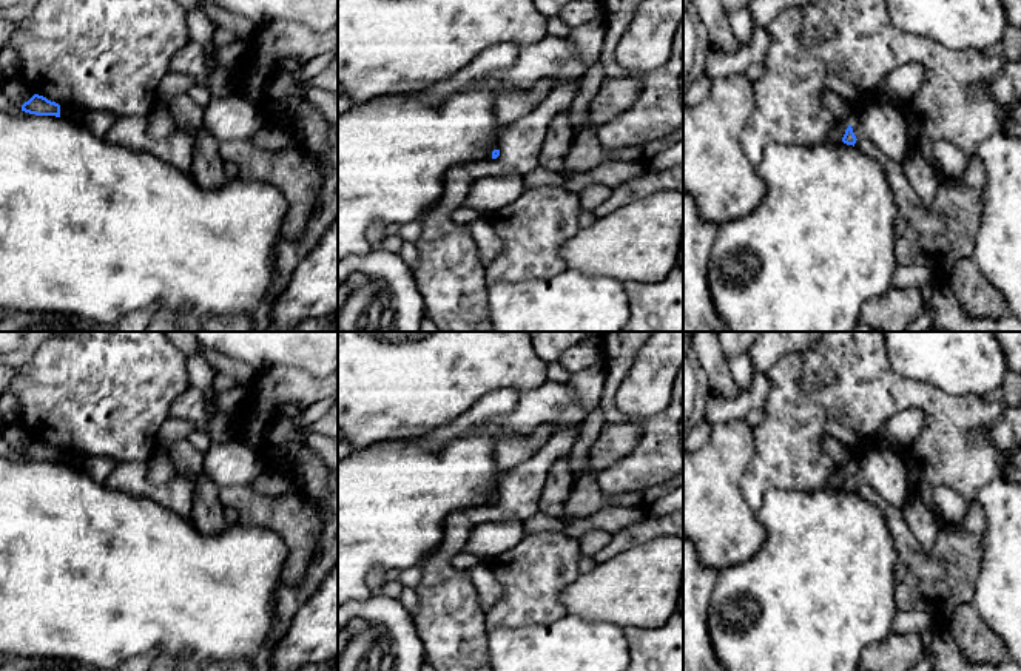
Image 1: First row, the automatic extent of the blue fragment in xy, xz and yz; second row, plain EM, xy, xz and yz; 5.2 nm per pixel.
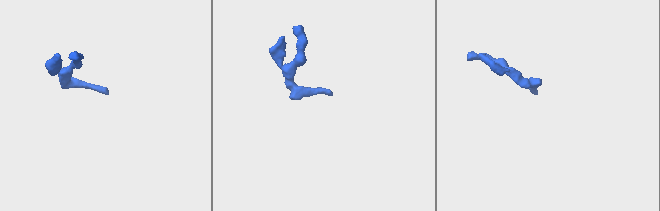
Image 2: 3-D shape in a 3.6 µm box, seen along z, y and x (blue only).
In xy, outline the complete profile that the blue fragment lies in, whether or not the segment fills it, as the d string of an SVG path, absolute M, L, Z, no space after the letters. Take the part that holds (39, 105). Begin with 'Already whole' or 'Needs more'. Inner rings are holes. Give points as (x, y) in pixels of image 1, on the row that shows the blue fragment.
Already whole. M34 94L28 102L25 102L22 105L22 111L35 114L35 116L60 117L60 105L39 94Z

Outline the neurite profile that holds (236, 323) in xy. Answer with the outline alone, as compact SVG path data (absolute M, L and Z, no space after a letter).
M234 315L231 318L205 318L205 332L254 332L250 319Z

